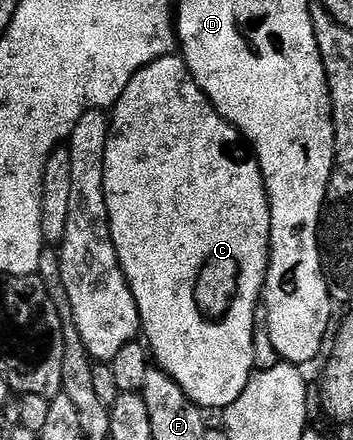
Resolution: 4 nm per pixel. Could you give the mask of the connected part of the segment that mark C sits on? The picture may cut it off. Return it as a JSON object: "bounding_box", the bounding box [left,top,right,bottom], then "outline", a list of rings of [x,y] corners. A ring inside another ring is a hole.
{"bounding_box":[105,55,271,411],"outline":[[[168,55],[166,57],[158,57],[153,63],[149,63],[145,67],[141,67],[141,71],[137,71],[137,75],[133,75],[133,79],[129,79],[129,87],[125,87],[125,91],[121,91],[121,99],[117,99],[115,108],[109,113],[109,128],[107,131],[107,142],[105,143],[105,207],[109,215],[109,227],[111,228],[111,238],[113,239],[113,247],[117,251],[117,259],[121,263],[121,271],[125,275],[125,279],[131,288],[133,299],[137,303],[137,311],[139,312],[139,328],[141,330],[142,340],[145,342],[154,364],[158,368],[165,370],[170,377],[175,380],[177,387],[181,387],[181,391],[185,391],[185,395],[189,395],[189,399],[198,405],[204,411],[216,409],[222,411],[227,409],[237,399],[237,395],[241,395],[241,391],[245,391],[245,383],[249,383],[253,365],[253,333],[254,333],[254,313],[255,309],[261,305],[261,294],[263,284],[267,282],[267,263],[271,260],[271,208],[269,207],[269,199],[267,198],[267,188],[263,182],[263,172],[258,161],[255,160],[252,150],[241,140],[241,134],[234,125],[227,122],[211,106],[211,100],[201,91],[201,87],[197,87],[197,83],[191,77],[191,72],[187,69],[187,65],[183,62],[182,56]]]}

